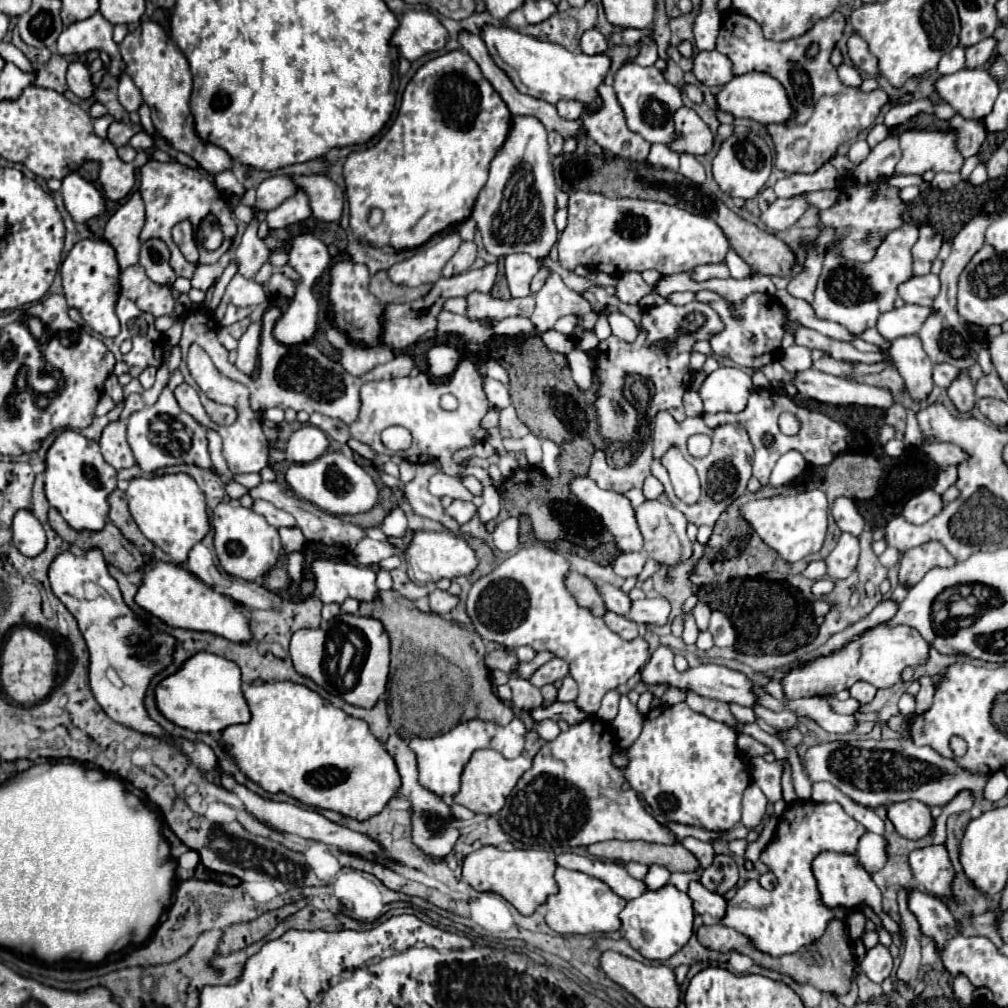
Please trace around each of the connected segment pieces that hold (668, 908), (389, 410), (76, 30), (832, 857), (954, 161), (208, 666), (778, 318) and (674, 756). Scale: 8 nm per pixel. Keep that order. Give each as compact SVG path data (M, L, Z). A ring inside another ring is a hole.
M665 885L657 891L647 891L637 899L627 901L621 911L623 935L635 951L649 961L665 961L681 951L693 935L693 907L687 893L677 891L673 885Z
M461 359L461 369L457 369L455 375L449 381L433 381L429 373L419 373L417 377L399 377L389 381L365 383L361 387L359 417L355 423L349 425L351 435L381 453L381 431L389 425L403 425L413 435L411 447L399 453L405 461L439 463L443 473L459 475L469 465L469 459L463 463L455 463L453 453L459 449L473 447L485 439L487 431L481 427L481 419L489 409L489 401L481 387L481 375L477 373L475 363L471 359ZM455 375L461 377L461 383L455 381ZM443 393L453 393L459 399L459 407L455 411L441 409L439 399Z
M99 11L89 19L83 19L63 29L63 33L57 39L57 51L63 55L75 55L99 49L109 53L109 57L113 59L113 75L119 77L125 63L119 55L117 43L113 41L113 25L107 19L103 19Z
M823 851L819 853L813 863L811 863L813 877L817 881L817 889L821 895L821 903L829 909L845 909L845 911L855 911L863 905L871 907L873 913L877 913L882 921L882 925L891 934L900 933L900 927L888 914L882 909L882 894L879 887L873 883L871 875L865 871L857 855L851 853L833 853L833 851Z
M911 129L899 135L903 157L897 163L897 173L915 173L925 171L959 171L965 157L957 147L957 131L928 131Z
M207 651L185 659L179 671L161 679L155 687L155 703L165 719L195 733L217 733L229 725L247 723L251 719L247 701L241 691L239 667L235 667L235 663L229 659Z
M697 291L695 299L707 301L707 305L711 305L719 313L719 317L725 325L725 329L721 333L717 333L709 339L713 353L717 357L727 357L727 359L735 361L737 365L749 367L749 369L759 369L767 363L773 363L779 357L781 339L783 339L783 327L781 325L783 325L783 319L785 319L785 311L773 297L769 297L765 293L753 293L737 309L729 307L713 291Z
M687 703L651 709L645 715L639 739L627 749L629 765L625 767L625 787L633 787L645 797L651 809L667 821L703 827L707 831L729 831L741 821L741 797L751 783L747 757L735 745L737 733L725 723L717 723L701 713L695 713Z

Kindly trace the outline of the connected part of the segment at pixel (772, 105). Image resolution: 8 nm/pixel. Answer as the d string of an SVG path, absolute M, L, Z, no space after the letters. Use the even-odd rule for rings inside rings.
M747 73L747 75L733 77L715 95L715 101L717 101L717 111L729 111L735 117L753 119L753 121L759 121L765 125L767 123L783 123L793 115L791 105L787 103L787 93L785 93L783 85L777 79L763 75L763 73Z

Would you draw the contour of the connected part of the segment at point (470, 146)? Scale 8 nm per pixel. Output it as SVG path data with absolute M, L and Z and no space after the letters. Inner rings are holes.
M451 51L429 59L405 87L397 119L381 141L363 151L353 151L343 165L353 235L371 247L389 245L393 249L413 249L421 247L447 227L463 223L471 215L473 203L487 181L491 159L503 145L509 119L511 113L507 111L507 105L495 95L495 89L483 79L477 63L467 53ZM373 209L383 211L383 221L375 227L369 223Z

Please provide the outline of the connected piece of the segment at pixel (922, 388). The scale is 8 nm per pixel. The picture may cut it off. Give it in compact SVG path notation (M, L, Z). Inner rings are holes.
M905 335L891 341L889 349L881 349L871 343L863 343L861 339L853 341L853 347L859 351L873 351L873 353L887 353L891 355L895 367L899 369L901 377L905 379L905 385L913 399L925 399L933 389L931 379L931 359L927 357L919 335Z

